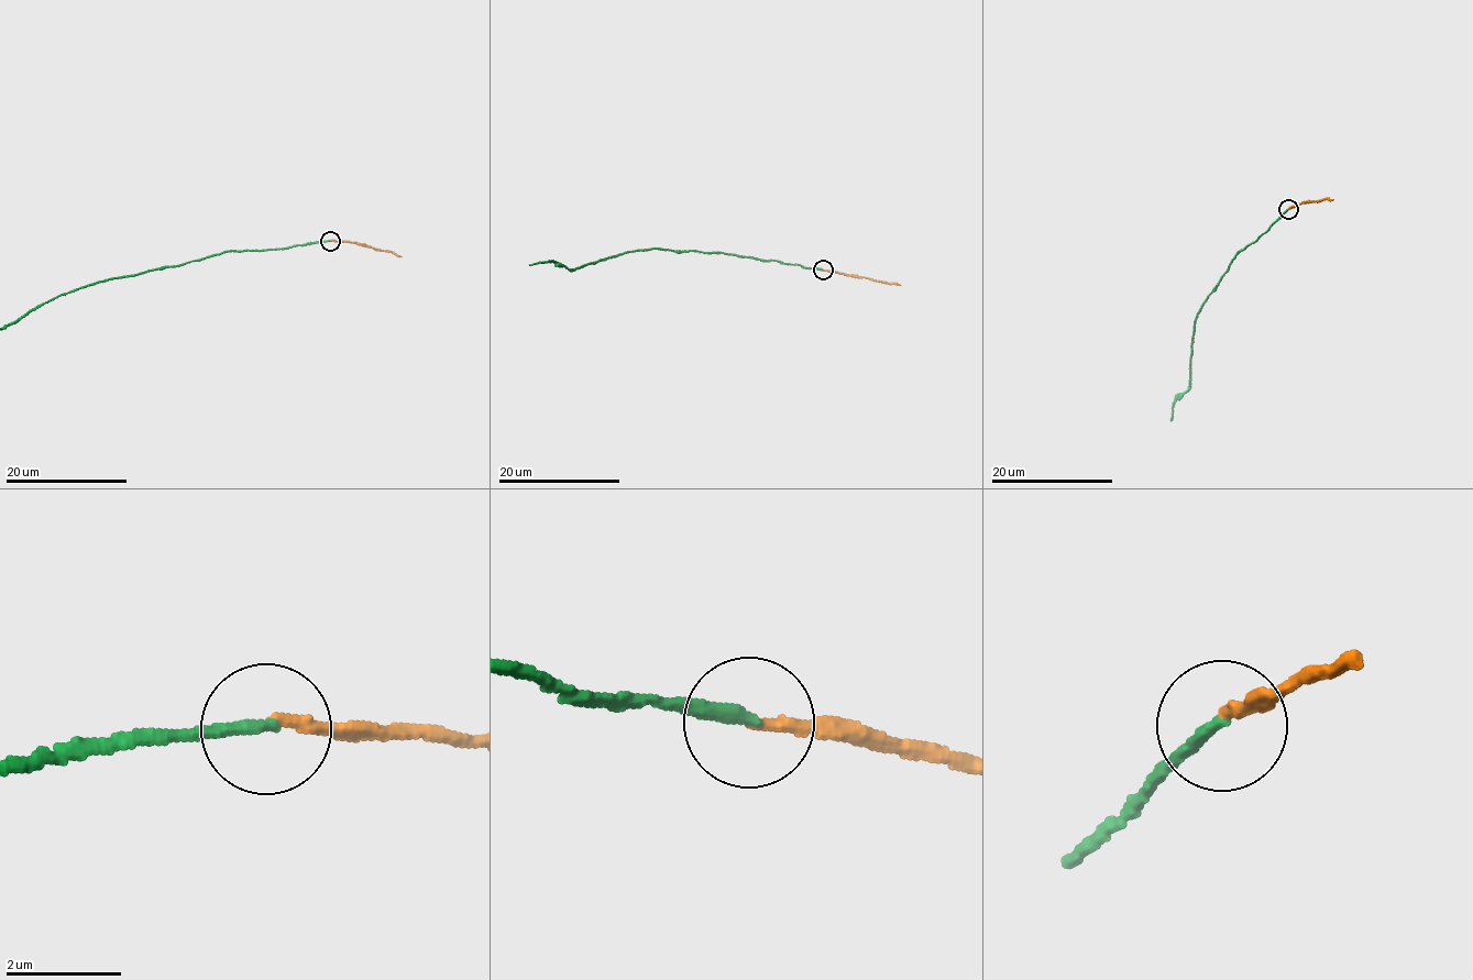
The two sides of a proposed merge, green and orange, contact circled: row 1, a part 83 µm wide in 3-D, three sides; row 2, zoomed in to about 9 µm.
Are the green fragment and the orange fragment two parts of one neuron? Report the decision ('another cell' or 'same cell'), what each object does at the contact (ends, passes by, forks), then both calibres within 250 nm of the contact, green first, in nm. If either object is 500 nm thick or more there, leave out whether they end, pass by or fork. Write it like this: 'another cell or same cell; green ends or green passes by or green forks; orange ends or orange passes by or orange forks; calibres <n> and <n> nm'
same cell; green ends; orange ends; calibres 200 and 190 nm

